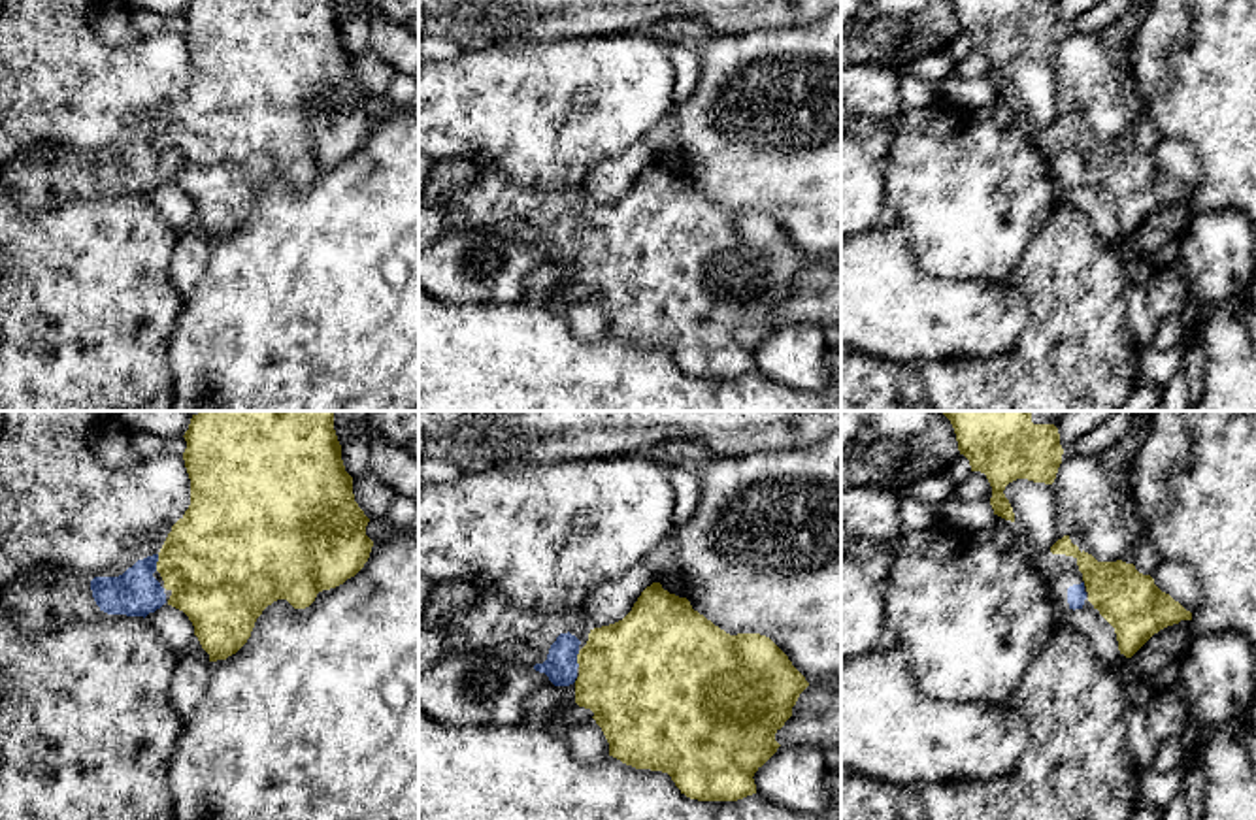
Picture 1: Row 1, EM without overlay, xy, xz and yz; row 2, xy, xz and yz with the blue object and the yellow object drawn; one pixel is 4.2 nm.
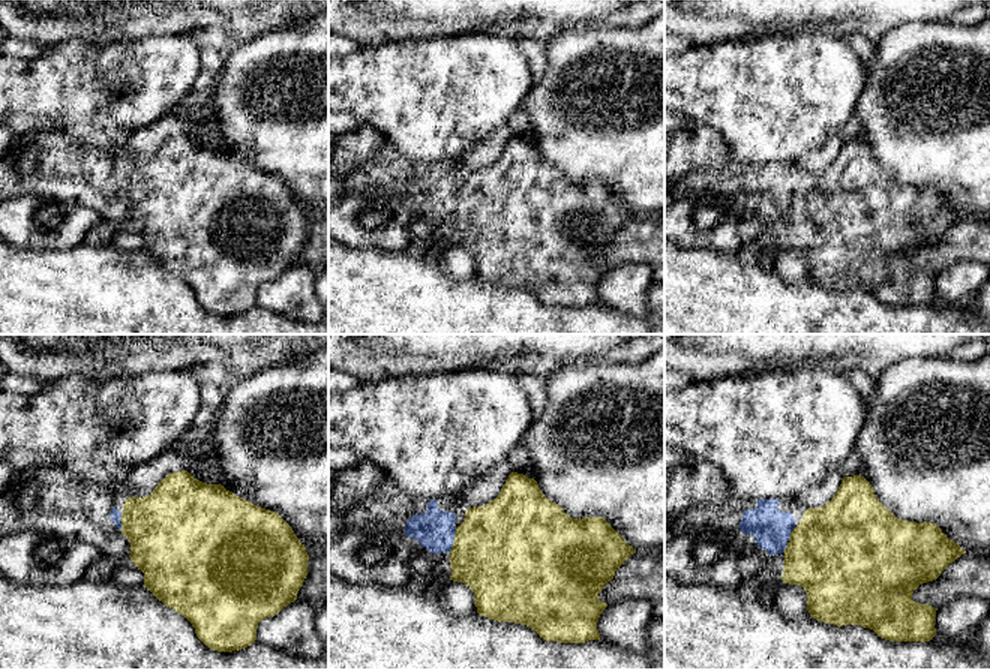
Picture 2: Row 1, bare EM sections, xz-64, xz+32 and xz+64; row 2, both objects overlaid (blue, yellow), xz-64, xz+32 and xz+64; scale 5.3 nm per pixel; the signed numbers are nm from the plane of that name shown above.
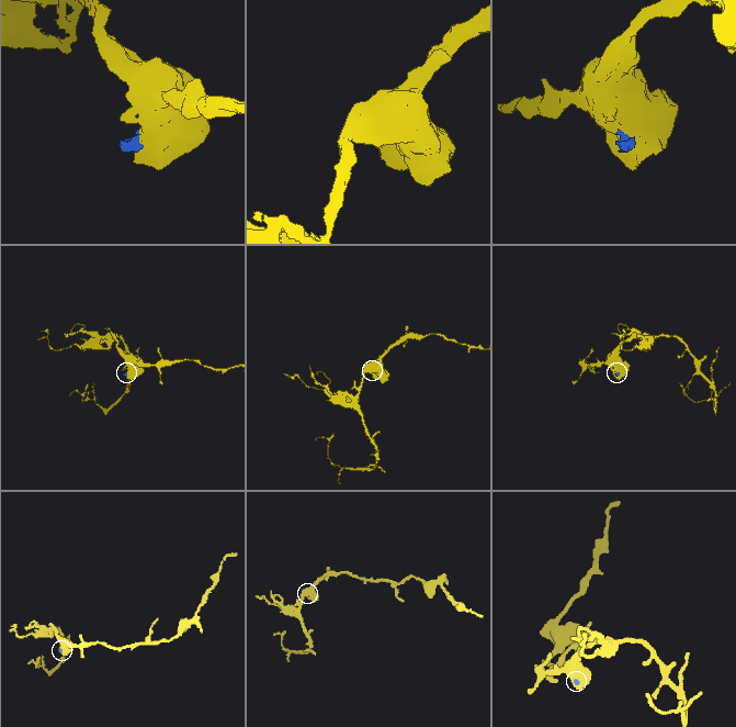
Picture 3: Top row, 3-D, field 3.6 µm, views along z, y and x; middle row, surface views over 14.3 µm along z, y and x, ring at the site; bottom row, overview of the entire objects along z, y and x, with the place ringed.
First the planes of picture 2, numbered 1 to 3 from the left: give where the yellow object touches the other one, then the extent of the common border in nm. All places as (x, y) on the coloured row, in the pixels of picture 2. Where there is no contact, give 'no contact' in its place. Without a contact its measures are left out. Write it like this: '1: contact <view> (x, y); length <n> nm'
1: contact xz-64 (120, 516); length 40 nm
2: contact xz+32 (453, 535); length 70 nm
3: contact xz+64 (789, 534); length 90 nm

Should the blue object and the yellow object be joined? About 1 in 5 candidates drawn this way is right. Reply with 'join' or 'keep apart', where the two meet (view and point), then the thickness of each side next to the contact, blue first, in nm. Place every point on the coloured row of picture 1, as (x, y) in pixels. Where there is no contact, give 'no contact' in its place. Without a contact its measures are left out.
join | xy (157, 560) | 200/460 nm

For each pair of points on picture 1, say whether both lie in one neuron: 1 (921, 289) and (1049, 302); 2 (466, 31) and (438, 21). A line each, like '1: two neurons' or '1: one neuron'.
1: two neurons
2: one neuron

